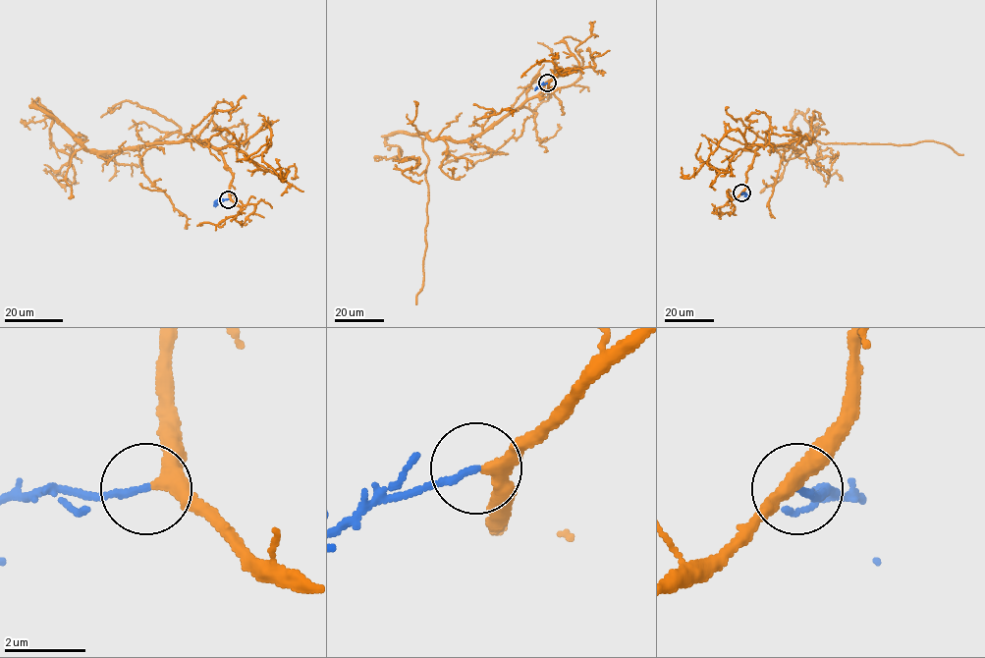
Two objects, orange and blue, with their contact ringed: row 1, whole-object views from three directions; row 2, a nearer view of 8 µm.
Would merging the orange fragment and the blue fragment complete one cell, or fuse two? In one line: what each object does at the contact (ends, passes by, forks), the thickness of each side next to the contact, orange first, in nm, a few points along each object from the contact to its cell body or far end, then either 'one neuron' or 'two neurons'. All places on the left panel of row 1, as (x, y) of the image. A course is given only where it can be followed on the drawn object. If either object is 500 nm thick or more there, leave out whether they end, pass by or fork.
orange passes by; blue ends; calibres 340 and 160 nm; course orange (228, 198), (233, 174), (212, 147), (93, 151), (34, 102), (75, 172), (70, 185), (54, 178), (78, 183); course blue (228, 198), (218, 199), (215, 206); one neuron

